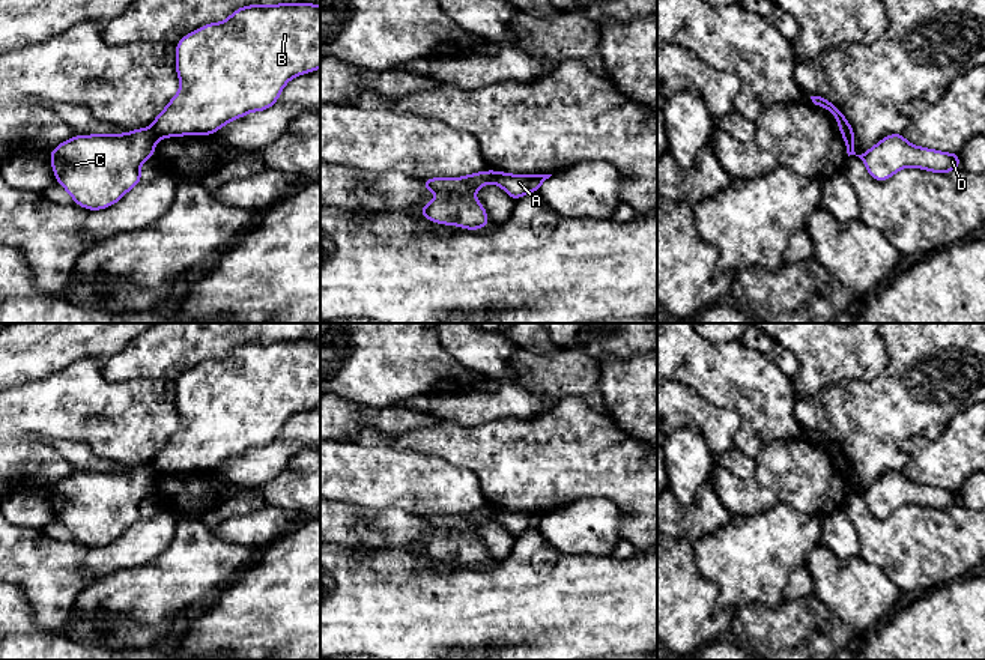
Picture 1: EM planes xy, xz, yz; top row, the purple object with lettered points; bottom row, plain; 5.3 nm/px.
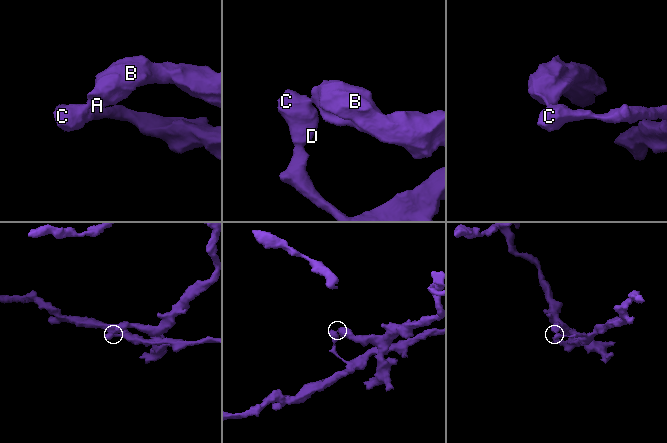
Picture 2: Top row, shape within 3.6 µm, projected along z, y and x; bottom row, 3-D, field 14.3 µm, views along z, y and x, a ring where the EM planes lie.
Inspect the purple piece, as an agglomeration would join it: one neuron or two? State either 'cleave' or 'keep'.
cleave

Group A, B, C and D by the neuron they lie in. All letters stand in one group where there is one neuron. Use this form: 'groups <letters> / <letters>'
groups A B / C D

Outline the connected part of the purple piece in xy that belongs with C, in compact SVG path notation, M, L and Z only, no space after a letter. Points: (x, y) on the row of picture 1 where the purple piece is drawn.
M152 128L75 135L51 150L51 167L75 204L99 210L117 203L141 180L140 167L153 156L156 141Z

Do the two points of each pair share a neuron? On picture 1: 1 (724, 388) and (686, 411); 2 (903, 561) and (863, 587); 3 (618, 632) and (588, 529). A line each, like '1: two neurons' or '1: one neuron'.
1: two neurons
2: two neurons
3: two neurons

